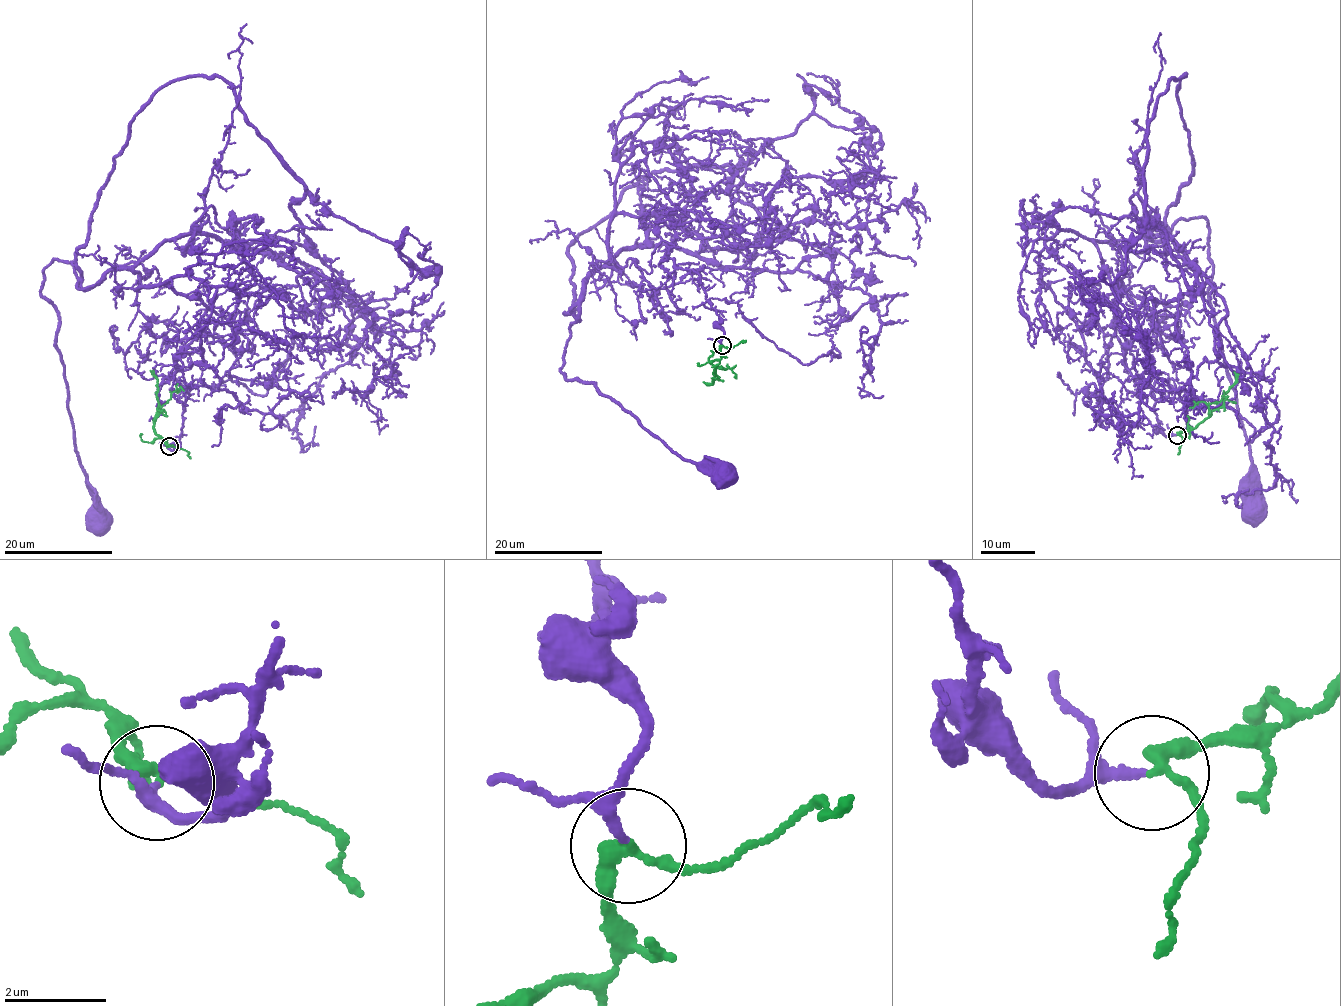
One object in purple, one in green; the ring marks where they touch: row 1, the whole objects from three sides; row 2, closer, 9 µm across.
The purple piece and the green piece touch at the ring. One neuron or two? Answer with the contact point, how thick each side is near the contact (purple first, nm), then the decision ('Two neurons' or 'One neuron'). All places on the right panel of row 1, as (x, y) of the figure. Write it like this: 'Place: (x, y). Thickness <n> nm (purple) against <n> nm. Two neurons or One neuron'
Place: (1177, 435). Thickness 140 nm (purple) against 240 nm. One neuron

